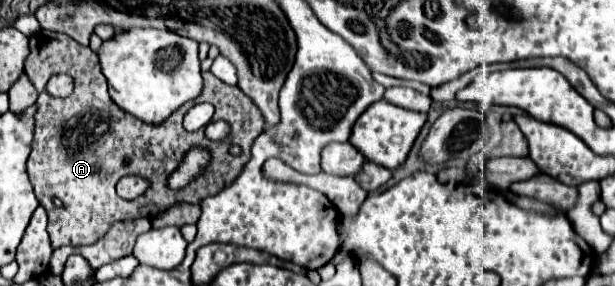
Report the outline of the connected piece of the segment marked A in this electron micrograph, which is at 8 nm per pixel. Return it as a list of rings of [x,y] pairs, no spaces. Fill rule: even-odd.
[[[40,31],[34,37],[30,37],[30,55],[26,59],[24,65],[26,75],[30,77],[30,81],[34,83],[34,87],[38,89],[38,115],[36,115],[36,133],[34,133],[34,147],[28,159],[28,175],[30,175],[30,183],[34,187],[34,193],[40,201],[40,205],[46,209],[48,213],[48,233],[52,239],[52,247],[58,249],[62,245],[92,245],[98,239],[102,239],[102,235],[118,221],[126,221],[126,219],[138,219],[138,217],[158,217],[160,213],[164,213],[166,209],[170,209],[176,203],[200,203],[202,199],[216,195],[218,191],[222,191],[228,183],[234,183],[234,179],[244,171],[244,165],[250,161],[250,149],[254,139],[264,131],[264,119],[262,113],[258,111],[258,107],[254,105],[254,101],[242,93],[242,89],[238,85],[228,85],[218,81],[210,71],[202,73],[204,77],[204,91],[198,99],[184,103],[166,123],[162,125],[146,125],[140,119],[136,119],[134,115],[122,111],[108,95],[108,83],[106,77],[102,77],[102,65],[98,63],[98,55],[96,51],[92,51],[90,47],[78,45],[74,39],[62,35],[62,33],[48,33],[48,31]],[[56,73],[68,73],[74,77],[74,93],[66,99],[58,99],[52,97],[46,91],[46,83],[52,75]],[[198,103],[212,103],[216,107],[214,113],[214,121],[216,119],[226,119],[232,127],[230,135],[224,141],[210,141],[204,135],[204,129],[198,131],[186,131],[182,125],[184,115],[192,109],[192,105]],[[192,145],[206,145],[212,151],[212,163],[204,175],[204,179],[196,179],[192,181],[186,189],[182,191],[170,191],[166,189],[166,175],[170,175],[178,163],[182,161],[182,155],[186,153],[188,147]],[[230,145],[240,145],[242,147],[242,155],[234,157],[228,153]],[[126,175],[138,175],[142,179],[146,179],[150,185],[146,189],[144,195],[140,195],[138,199],[132,201],[124,201],[116,195],[116,183],[126,177]],[[52,197],[58,197],[64,205],[62,207],[54,207]]]

